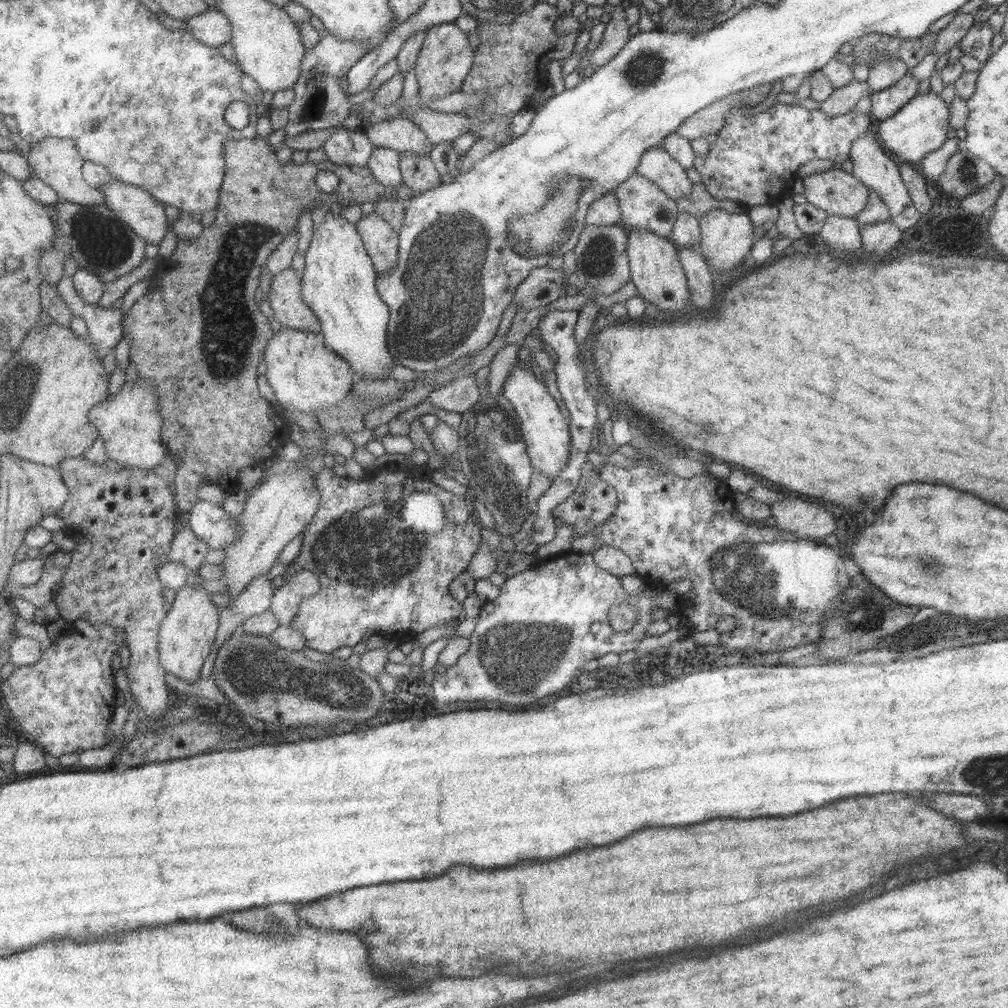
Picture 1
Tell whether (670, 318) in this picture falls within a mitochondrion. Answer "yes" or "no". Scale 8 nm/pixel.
no

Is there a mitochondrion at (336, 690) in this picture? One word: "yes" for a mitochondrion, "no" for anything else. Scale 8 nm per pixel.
yes

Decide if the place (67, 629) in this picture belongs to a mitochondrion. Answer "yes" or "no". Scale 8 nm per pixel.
no

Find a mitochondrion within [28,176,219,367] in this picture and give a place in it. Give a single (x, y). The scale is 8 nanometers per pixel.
(111, 248)

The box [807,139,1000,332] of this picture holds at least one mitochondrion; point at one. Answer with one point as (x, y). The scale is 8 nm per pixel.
(967, 174)

